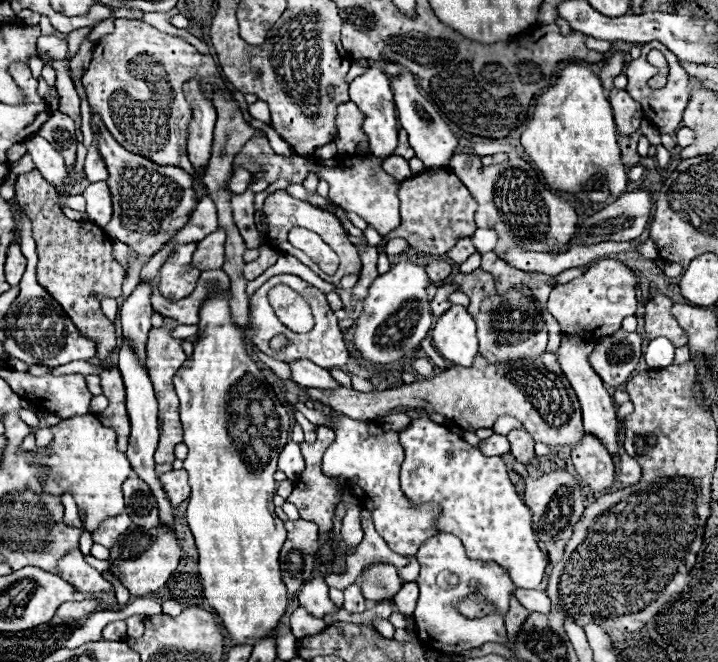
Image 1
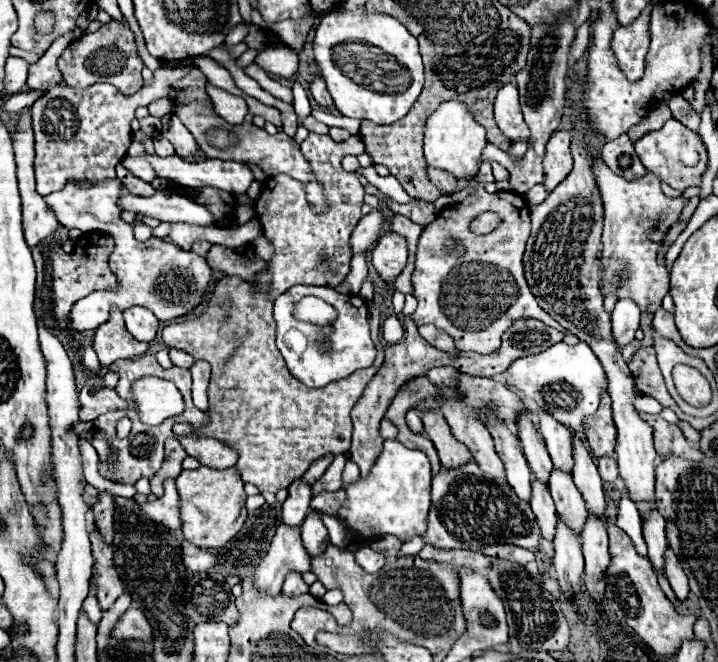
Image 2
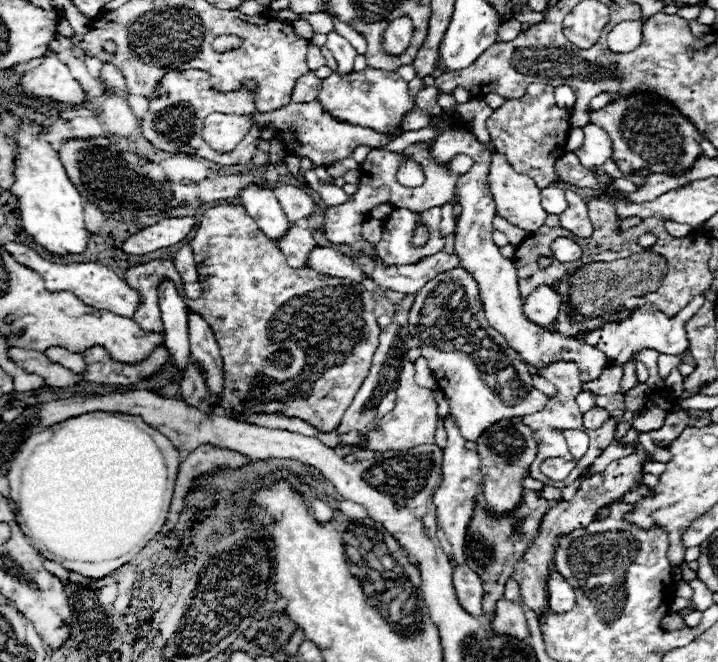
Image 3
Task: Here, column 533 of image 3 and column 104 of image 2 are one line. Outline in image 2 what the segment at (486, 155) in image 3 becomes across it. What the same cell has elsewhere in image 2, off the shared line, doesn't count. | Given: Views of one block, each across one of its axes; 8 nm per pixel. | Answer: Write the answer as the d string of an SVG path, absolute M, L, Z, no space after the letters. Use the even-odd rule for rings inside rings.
M114 306L108 322L98 326L94 332L94 350L98 354L100 364L110 366L116 360L144 356L148 350L148 344L134 340L126 332L124 320L122 320L122 310Z

